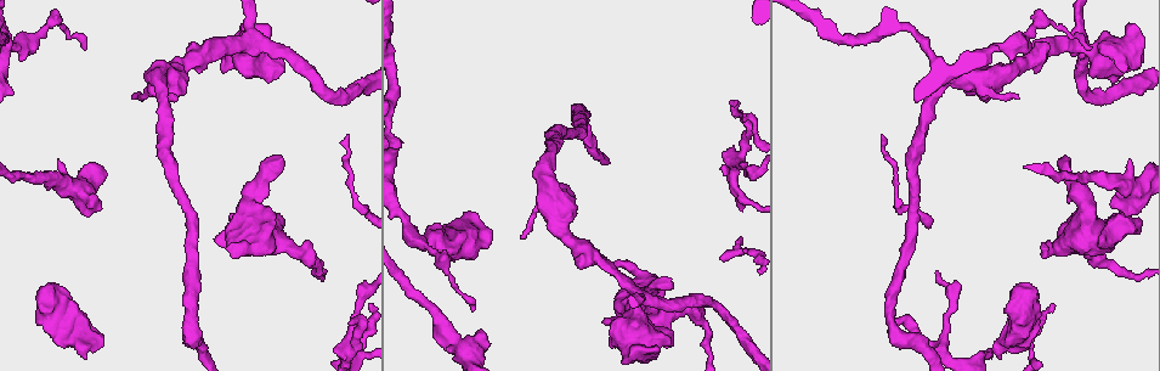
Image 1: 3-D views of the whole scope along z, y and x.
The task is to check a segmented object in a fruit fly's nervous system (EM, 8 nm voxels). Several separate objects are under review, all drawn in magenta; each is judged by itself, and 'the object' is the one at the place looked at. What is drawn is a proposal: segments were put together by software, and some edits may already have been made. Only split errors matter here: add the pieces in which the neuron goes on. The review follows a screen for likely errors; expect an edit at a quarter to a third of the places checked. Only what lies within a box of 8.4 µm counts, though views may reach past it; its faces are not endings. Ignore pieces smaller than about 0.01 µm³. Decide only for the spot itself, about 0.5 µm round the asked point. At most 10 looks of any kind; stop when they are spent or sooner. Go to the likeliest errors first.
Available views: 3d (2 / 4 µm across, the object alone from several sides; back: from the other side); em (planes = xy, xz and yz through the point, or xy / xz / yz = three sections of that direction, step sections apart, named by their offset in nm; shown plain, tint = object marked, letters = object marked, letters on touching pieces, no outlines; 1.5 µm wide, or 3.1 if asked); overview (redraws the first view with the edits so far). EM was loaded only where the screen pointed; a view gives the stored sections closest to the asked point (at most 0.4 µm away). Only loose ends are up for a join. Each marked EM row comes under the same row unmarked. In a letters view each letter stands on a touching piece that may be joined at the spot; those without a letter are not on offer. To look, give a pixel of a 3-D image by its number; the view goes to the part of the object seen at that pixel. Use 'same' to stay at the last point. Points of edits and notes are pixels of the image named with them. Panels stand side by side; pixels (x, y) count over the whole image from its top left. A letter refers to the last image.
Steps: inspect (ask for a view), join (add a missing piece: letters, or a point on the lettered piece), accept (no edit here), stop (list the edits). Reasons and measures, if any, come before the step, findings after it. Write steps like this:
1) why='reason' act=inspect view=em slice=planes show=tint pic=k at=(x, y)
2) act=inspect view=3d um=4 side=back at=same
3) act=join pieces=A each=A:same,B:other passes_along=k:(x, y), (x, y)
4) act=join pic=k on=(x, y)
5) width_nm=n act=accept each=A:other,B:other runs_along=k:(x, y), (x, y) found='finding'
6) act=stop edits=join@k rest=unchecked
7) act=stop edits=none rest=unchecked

why='free end' act=inspect view=3d um=4 pic=1 at=(349, 321)

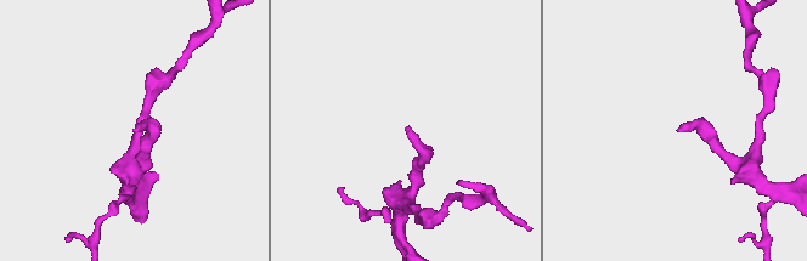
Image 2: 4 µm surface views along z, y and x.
act=inspect view=em slice=planes show=letters pic=2 at=(406, 128)

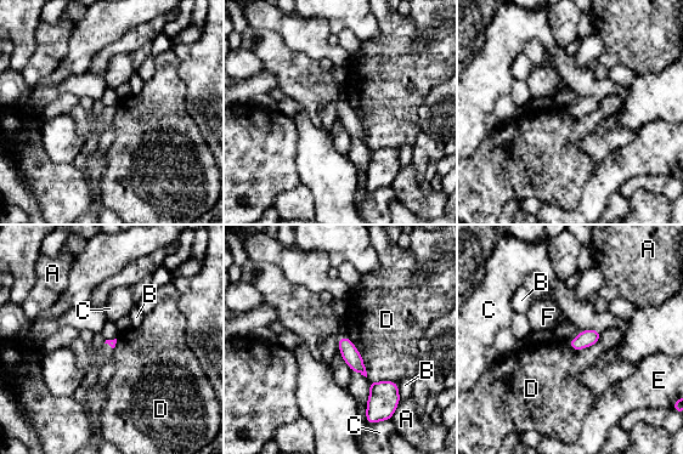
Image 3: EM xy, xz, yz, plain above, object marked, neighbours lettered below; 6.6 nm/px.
act=accept each=A:other,B:other,C:other,D:other,E:other,F:other border=3:(346, 335), (360, 353), (367, 376) found='no lettered piece goes on from it'

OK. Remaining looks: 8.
why='thick end' act=inspect view=em slice=planes show=letters pic=1 at=(49, 282)

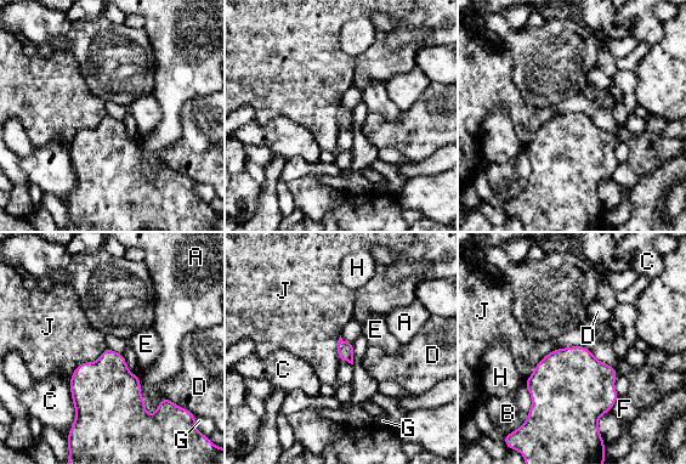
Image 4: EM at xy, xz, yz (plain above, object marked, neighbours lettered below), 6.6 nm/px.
act=accept each=A:other,B:other,C:other,D:other,E:other,F:other,G:other,H:other,J:other border=4:(107, 348), (69, 378) found='no lettered piece goes on from it'

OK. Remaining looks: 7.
why='branch stops here' act=inspect view=em slice=yz step=8 show=tint pic=1 at=(1045, 248)

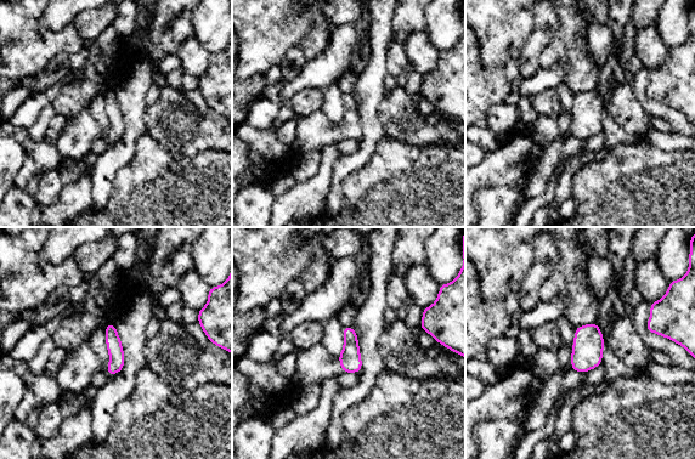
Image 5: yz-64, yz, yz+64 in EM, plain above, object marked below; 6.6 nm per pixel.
why='what lies round it' act=inspect view=em slice=yz step=8 show=letters at=same

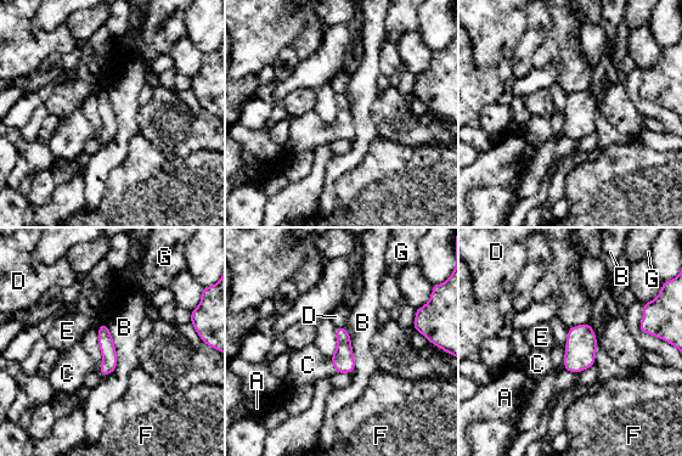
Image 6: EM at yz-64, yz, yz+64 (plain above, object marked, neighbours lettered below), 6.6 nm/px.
act=join pic=6 on=(308, 365) each=A:other,B:other,C:same,D:other,E:other,F:other,G:other passes_along=6:(343, 360), (333, 365), (308, 365) found='the neuron continues'

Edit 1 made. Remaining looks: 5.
why='tapers out' act=inspect view=em slice=yz step=8 show=letters pic=1 at=(523, 235)

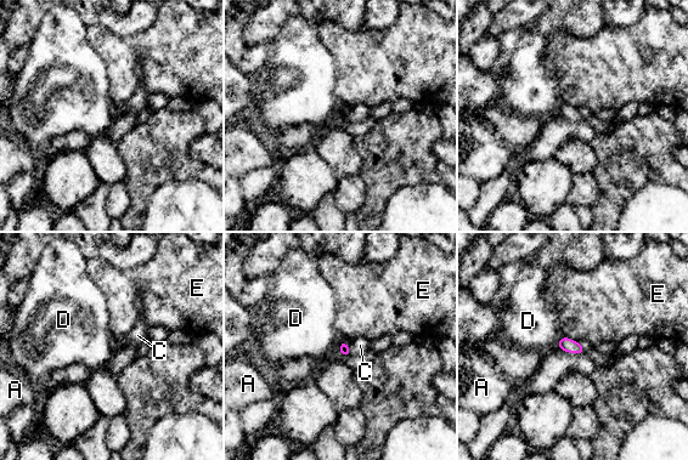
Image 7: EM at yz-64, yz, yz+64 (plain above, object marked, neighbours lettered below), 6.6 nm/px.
act=join pic=7 on=(360, 345) each=A:other,C:same,D:other,E:other passes_along=7:(344, 350), (349, 348), (360, 345) found='it goes on there'

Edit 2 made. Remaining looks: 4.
act=stop edits=join@6,join@7 rest=unchecked

